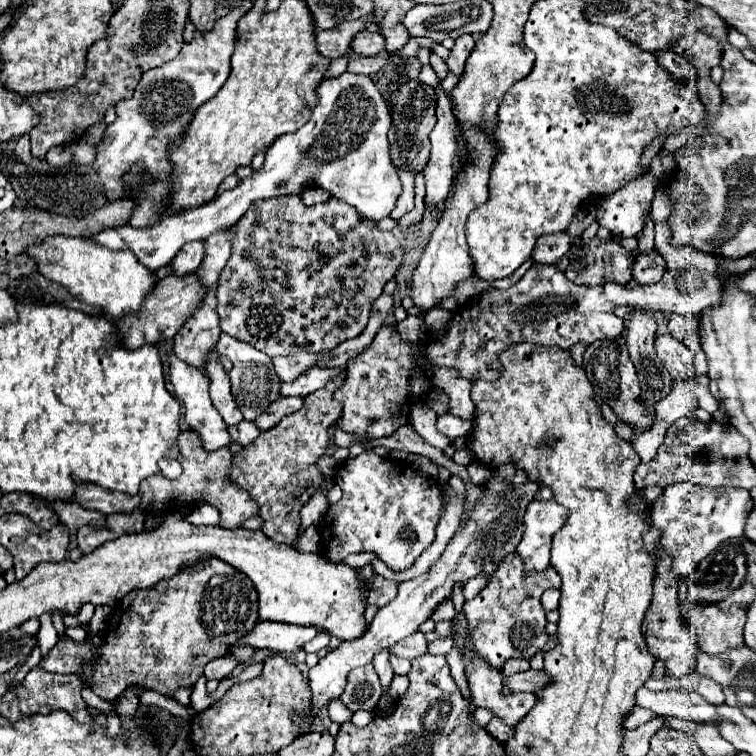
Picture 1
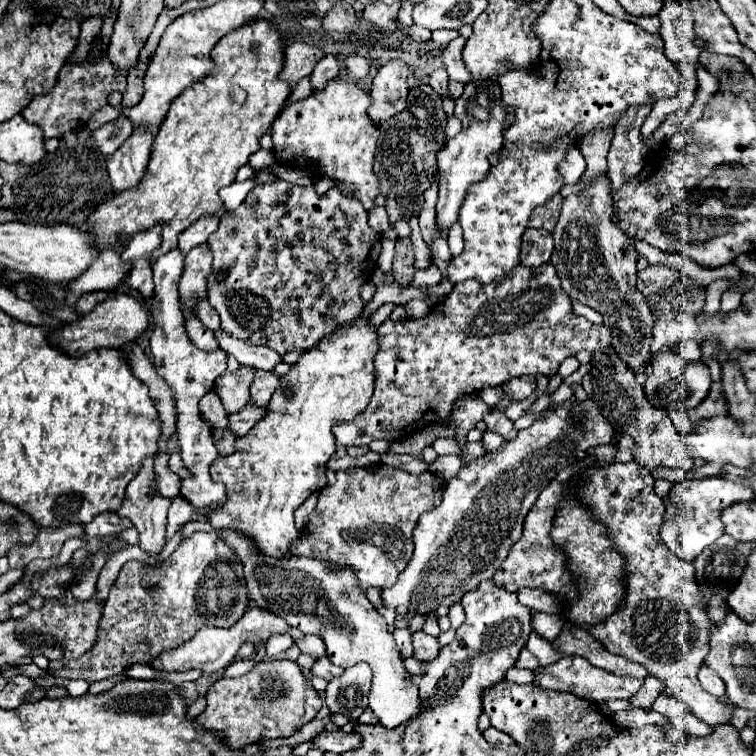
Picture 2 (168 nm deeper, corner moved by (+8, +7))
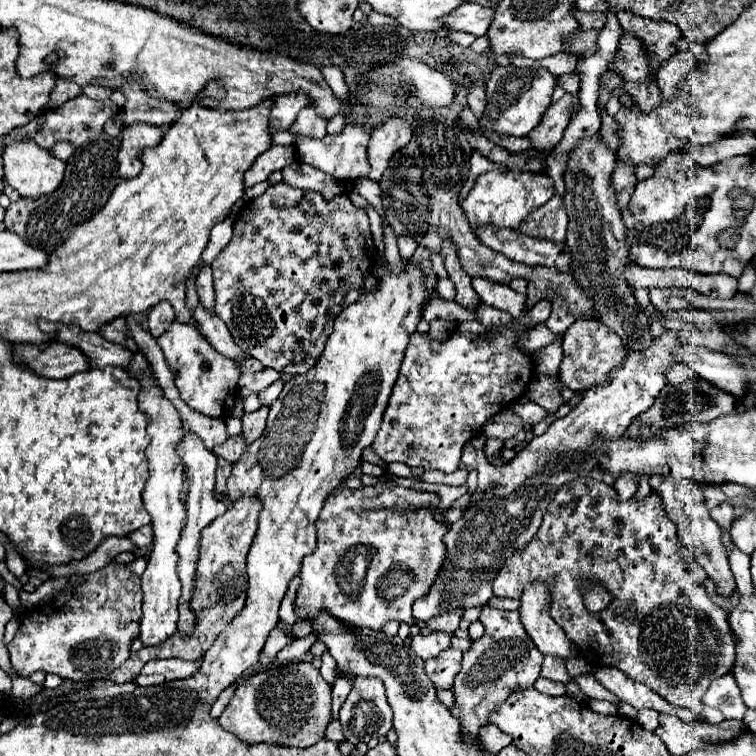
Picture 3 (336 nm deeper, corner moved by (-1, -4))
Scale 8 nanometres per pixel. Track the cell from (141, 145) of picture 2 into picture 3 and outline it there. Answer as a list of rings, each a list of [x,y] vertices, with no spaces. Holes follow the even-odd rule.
[[[132,123],[122,129],[122,145],[118,151],[118,165],[120,177],[136,177],[140,173],[140,153],[146,147],[154,147],[160,143],[164,135],[162,127],[152,127],[148,123]]]

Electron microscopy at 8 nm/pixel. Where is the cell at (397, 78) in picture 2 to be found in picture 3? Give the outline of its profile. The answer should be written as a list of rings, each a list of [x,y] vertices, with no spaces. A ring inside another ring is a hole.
[[[390,117],[386,125],[380,125],[372,131],[368,143],[368,159],[370,159],[370,179],[380,181],[382,173],[388,169],[388,163],[396,151],[406,147],[412,131],[410,125],[400,117]]]

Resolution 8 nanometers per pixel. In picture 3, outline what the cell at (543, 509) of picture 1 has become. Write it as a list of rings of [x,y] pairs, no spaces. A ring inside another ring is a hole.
[[[578,477],[568,481],[556,491],[532,543],[528,543],[520,555],[512,555],[512,559],[496,571],[492,591],[496,597],[520,599],[522,589],[534,579],[542,579],[552,587],[550,615],[576,645],[580,657],[594,665],[608,665],[624,671],[630,679],[648,685],[672,705],[700,713],[702,695],[710,683],[732,669],[736,647],[726,613],[704,591],[704,569],[698,563],[680,559],[676,527],[666,517],[656,493],[650,493],[642,501],[630,499],[618,503],[616,491],[602,479]],[[578,579],[598,579],[604,583],[614,595],[612,605],[602,613],[590,613],[582,603]]]

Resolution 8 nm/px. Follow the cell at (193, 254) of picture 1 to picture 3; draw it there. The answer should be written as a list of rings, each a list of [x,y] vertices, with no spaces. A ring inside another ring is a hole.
[[[174,321],[172,327],[158,339],[158,345],[164,353],[166,365],[176,375],[174,383],[180,393],[180,399],[194,411],[200,411],[202,415],[228,417],[228,411],[232,411],[232,403],[236,403],[238,395],[236,389],[240,371],[236,363],[220,355],[194,327],[182,325],[178,321]]]

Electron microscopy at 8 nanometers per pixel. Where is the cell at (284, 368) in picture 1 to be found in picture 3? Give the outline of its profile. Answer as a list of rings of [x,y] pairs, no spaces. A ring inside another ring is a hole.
[[[198,303],[198,307],[194,309],[194,319],[196,319],[198,325],[200,325],[200,333],[206,335],[208,343],[210,343],[218,353],[222,353],[222,355],[226,355],[226,357],[230,357],[230,359],[242,359],[242,357],[246,357],[246,353],[234,343],[234,339],[232,339],[228,327],[224,325],[224,321],[222,321],[214,311],[204,311],[204,307],[200,307],[200,303]]]

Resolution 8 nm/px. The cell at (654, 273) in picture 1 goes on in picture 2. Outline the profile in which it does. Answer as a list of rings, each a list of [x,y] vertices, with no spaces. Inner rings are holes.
[[[653,264],[653,266],[647,266],[645,270],[637,272],[637,288],[645,296],[663,294],[673,284],[677,284],[679,278],[681,278],[681,274],[677,270],[663,266],[663,264]]]

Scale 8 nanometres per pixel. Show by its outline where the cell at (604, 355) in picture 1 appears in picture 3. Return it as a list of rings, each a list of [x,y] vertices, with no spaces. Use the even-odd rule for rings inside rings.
[[[652,477],[650,479],[650,487],[660,495],[662,505],[666,515],[674,521],[680,539],[684,541],[684,545],[692,551],[694,559],[704,567],[706,575],[716,583],[716,593],[722,597],[730,597],[736,591],[736,581],[734,575],[728,567],[728,559],[726,559],[726,547],[722,543],[722,531],[720,527],[710,519],[708,509],[704,507],[704,497],[702,491],[696,483],[692,481],[684,481],[684,479],[666,479],[666,477]]]

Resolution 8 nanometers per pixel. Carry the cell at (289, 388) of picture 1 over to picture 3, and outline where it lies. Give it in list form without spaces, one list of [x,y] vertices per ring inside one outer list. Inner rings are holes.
[[[260,407],[258,411],[254,413],[246,413],[244,419],[242,419],[242,437],[246,441],[246,445],[250,445],[252,441],[256,441],[264,427],[266,427],[266,417],[268,417],[268,407]]]

